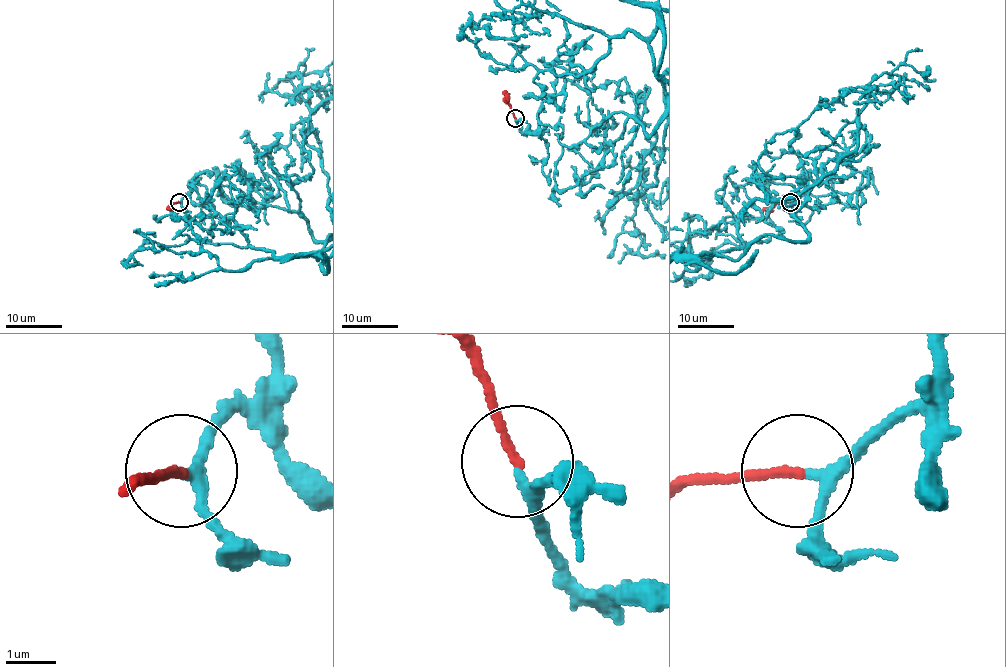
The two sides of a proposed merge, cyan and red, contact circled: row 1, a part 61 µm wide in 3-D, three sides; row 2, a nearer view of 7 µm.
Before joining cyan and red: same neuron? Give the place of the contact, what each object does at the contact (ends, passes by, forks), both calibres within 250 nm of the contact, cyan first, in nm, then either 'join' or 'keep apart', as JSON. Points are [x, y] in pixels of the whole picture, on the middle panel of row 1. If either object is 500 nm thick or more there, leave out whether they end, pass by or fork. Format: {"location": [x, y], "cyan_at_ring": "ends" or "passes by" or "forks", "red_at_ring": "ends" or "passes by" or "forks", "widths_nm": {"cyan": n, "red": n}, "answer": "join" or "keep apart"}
{"location": [515, 118], "cyan_at_ring": "passes by", "red_at_ring": "ends", "widths_nm": {"cyan": 200, "red": 180}, "answer": "join"}

